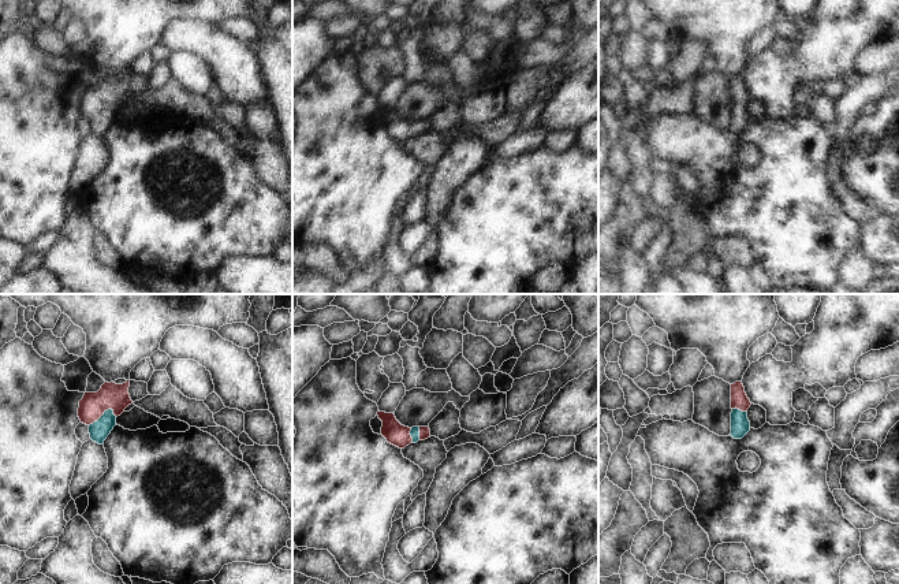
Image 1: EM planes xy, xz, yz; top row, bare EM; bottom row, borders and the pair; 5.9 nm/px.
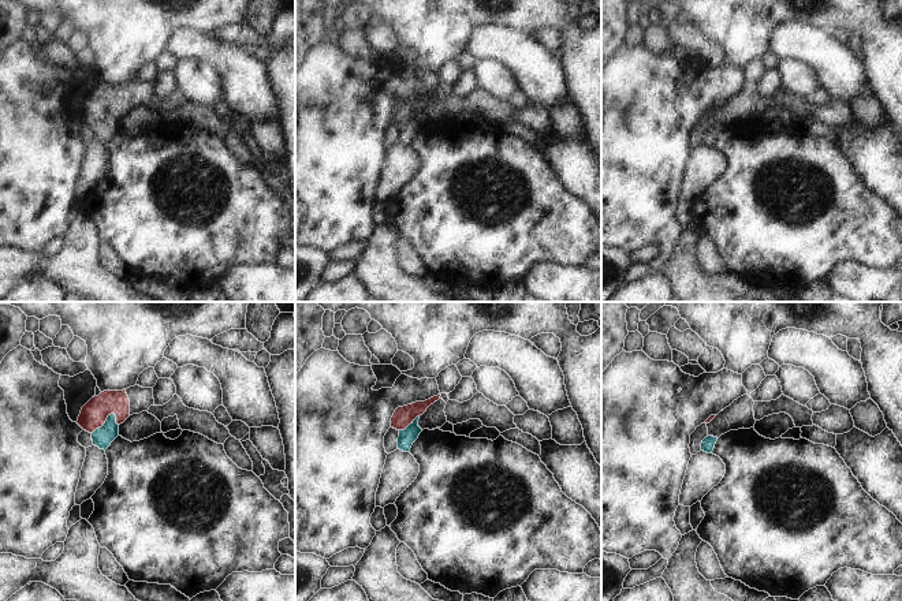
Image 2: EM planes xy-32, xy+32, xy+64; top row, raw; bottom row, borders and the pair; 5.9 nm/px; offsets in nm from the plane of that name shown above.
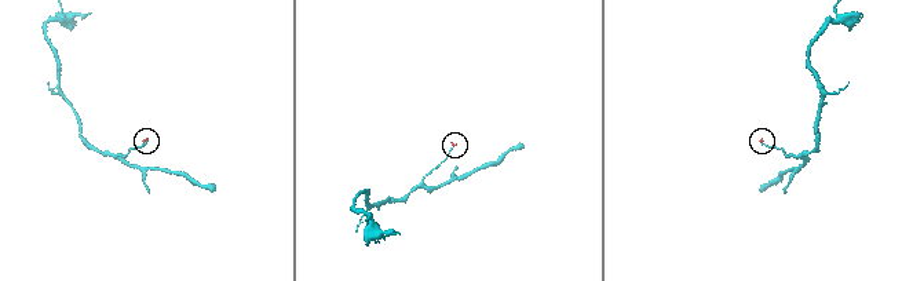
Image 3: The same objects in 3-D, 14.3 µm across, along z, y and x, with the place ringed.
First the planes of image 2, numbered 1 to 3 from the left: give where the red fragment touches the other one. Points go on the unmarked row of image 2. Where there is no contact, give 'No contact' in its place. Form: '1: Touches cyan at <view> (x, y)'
1: Touches cyan at xy-32 (105, 116)
2: Touches cyan at xy+32 (410, 118)
3: No contact.

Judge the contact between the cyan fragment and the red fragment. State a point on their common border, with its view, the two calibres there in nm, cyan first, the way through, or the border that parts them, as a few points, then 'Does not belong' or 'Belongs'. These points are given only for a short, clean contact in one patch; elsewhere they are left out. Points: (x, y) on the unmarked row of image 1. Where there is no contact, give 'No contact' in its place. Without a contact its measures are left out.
Touches cyan at xy (104, 107). Thickness 120 nm (cyan) against 160 nm. Path across: xy (99, 125), (104, 107), (111, 89). Belongs.

